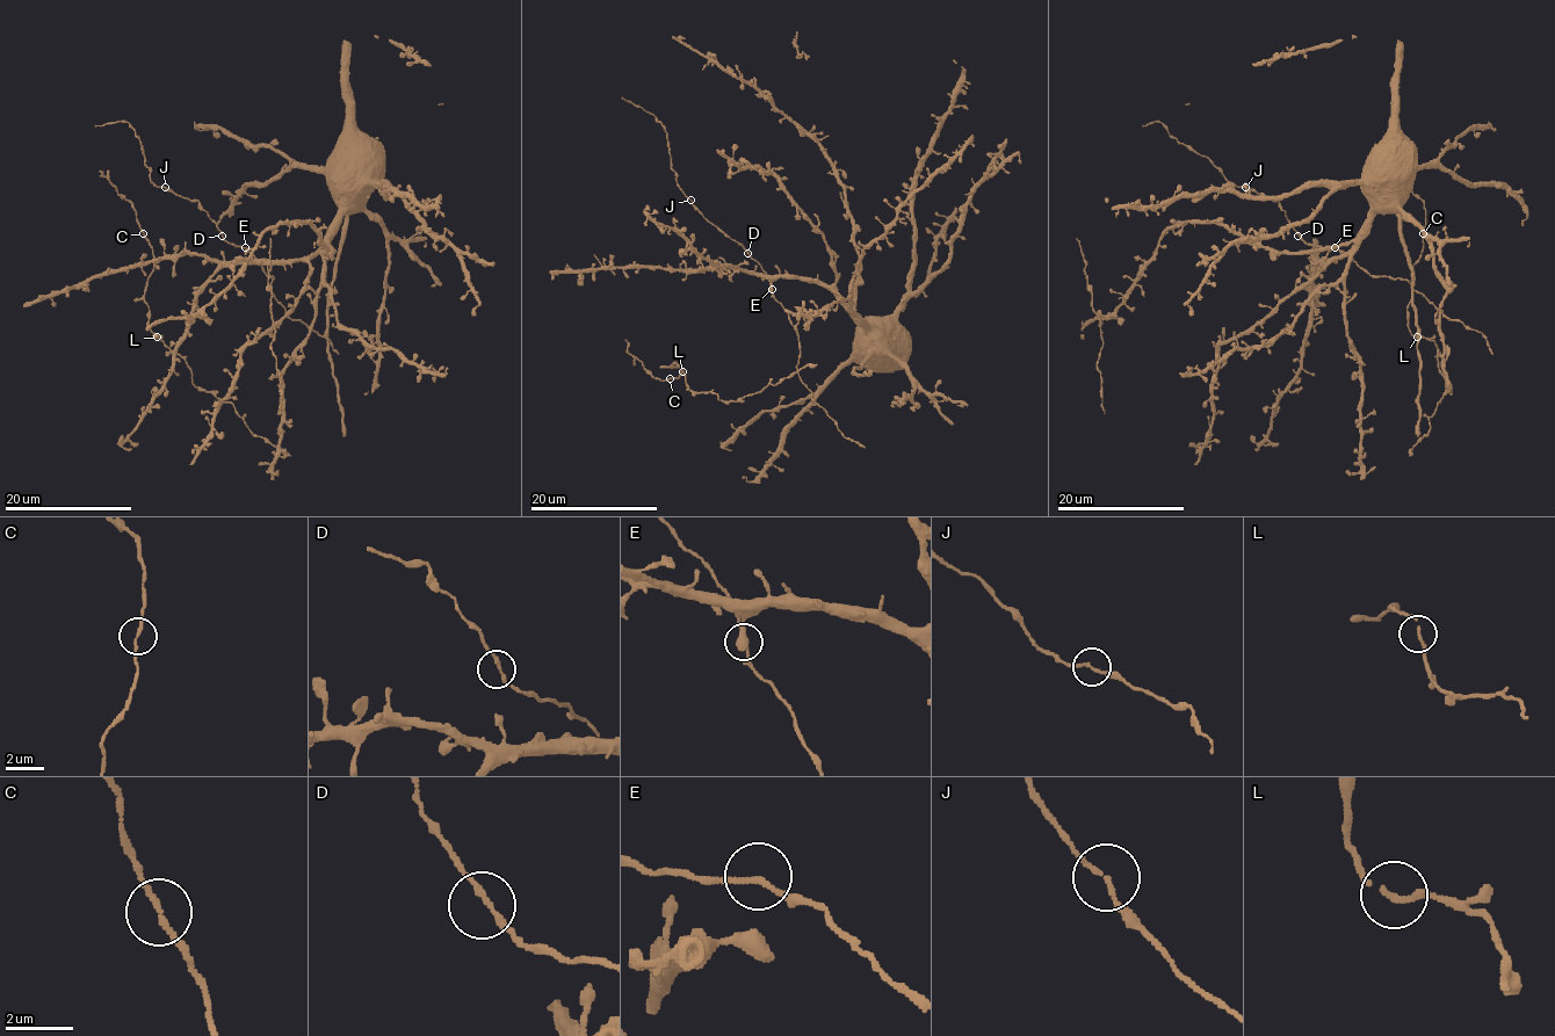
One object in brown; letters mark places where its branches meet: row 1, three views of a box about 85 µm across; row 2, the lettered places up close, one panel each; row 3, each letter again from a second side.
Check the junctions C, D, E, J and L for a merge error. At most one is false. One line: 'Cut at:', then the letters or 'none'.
Cut at: none

